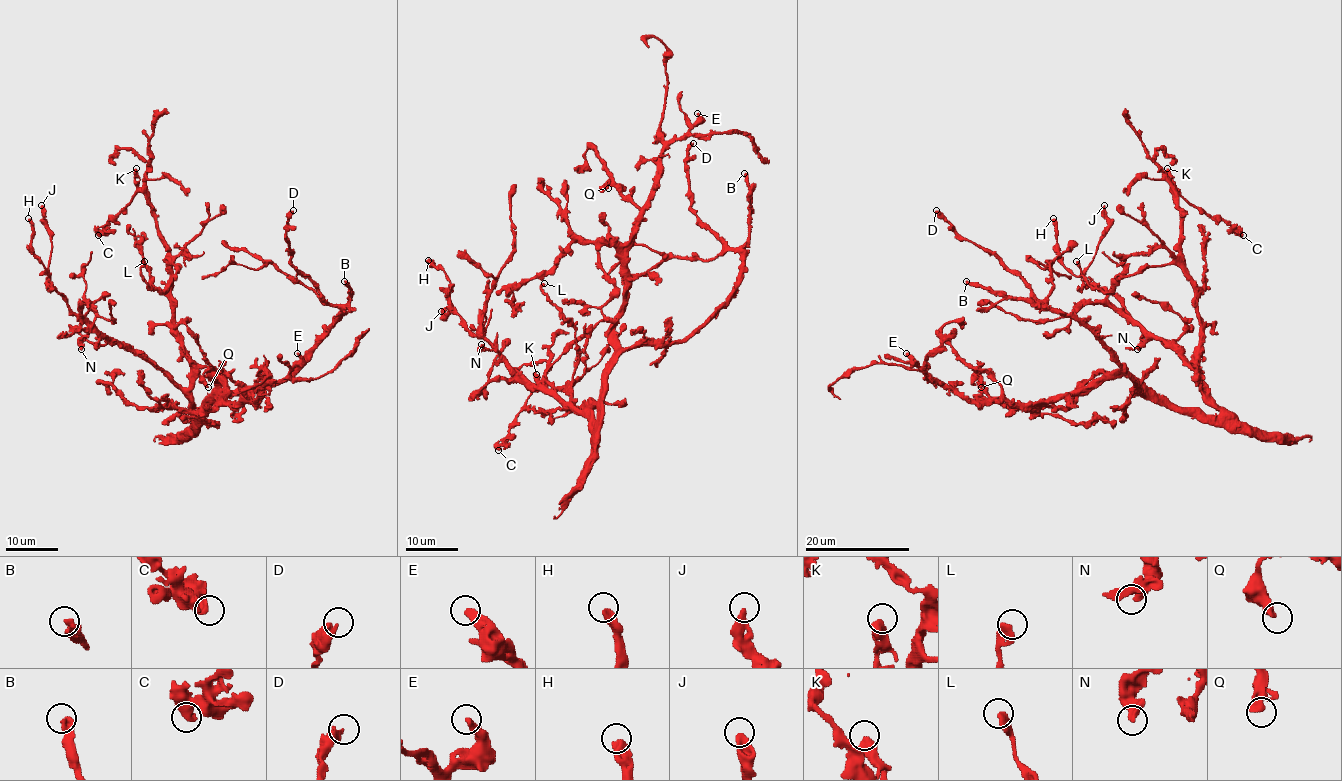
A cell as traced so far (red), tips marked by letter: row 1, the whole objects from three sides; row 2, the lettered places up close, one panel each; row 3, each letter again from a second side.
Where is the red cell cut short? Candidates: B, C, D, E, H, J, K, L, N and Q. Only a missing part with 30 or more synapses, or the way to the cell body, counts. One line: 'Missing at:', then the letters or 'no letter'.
Missing at: B, D, E

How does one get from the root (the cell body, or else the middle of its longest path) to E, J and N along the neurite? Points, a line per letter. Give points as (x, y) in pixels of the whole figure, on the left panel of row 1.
E: (204, 406), (215, 372), (230, 403), (251, 402), (289, 372), (297, 353)
J: (204, 406), (196, 415), (190, 399), (159, 369), (102, 335), (49, 285), (51, 237), (41, 205)
N: (204, 406), (196, 415), (190, 399), (159, 369), (97, 332), (90, 332), (81, 341), (81, 349)

